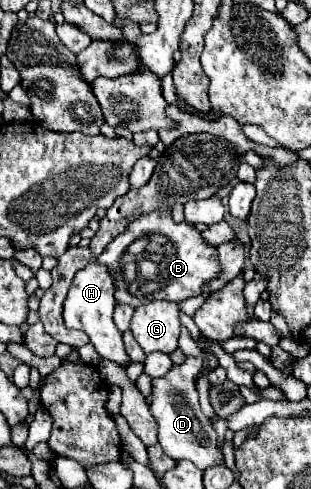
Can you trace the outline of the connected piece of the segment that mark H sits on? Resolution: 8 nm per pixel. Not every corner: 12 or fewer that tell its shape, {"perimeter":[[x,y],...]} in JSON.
{"perimeter":[[97,262],[75,274],[63,320],[101,358],[129,364],[113,322],[113,278]]}

